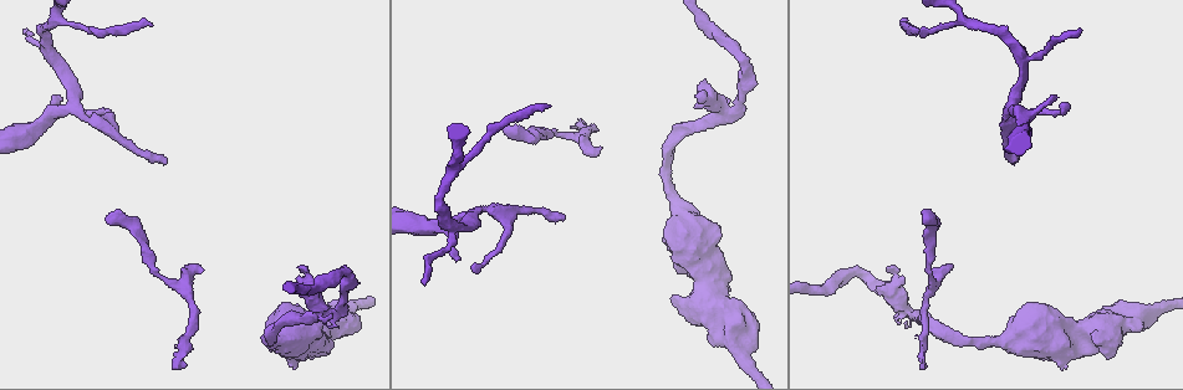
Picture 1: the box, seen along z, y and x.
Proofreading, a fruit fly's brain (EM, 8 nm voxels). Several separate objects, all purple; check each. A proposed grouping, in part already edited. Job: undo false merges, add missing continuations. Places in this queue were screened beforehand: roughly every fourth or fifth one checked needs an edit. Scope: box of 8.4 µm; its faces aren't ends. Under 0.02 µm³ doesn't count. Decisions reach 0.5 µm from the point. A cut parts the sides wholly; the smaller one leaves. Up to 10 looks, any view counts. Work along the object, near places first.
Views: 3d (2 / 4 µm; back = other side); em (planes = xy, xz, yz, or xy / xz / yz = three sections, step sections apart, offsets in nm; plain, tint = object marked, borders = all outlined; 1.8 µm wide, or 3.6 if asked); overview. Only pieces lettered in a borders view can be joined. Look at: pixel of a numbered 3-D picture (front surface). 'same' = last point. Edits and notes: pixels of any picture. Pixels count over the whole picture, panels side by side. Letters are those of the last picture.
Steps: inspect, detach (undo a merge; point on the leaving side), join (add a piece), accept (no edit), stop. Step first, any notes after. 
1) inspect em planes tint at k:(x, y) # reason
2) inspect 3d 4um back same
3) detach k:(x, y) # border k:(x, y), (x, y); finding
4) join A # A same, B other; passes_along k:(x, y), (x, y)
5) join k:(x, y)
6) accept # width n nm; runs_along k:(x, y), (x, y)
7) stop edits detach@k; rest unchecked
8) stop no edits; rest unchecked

inspect 3d 2um at 1:(175, 366) # thin end

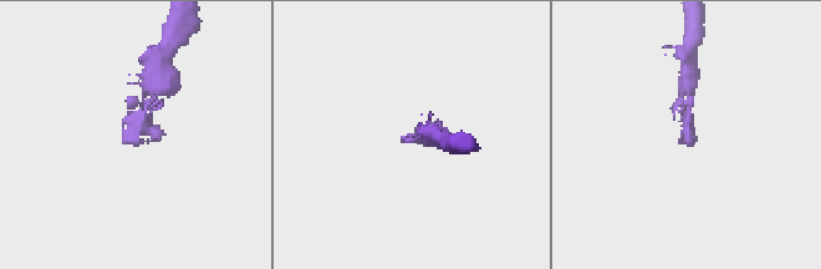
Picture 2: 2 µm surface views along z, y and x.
inspect em xz step 4 tint at 2:(689, 143) # now the EM

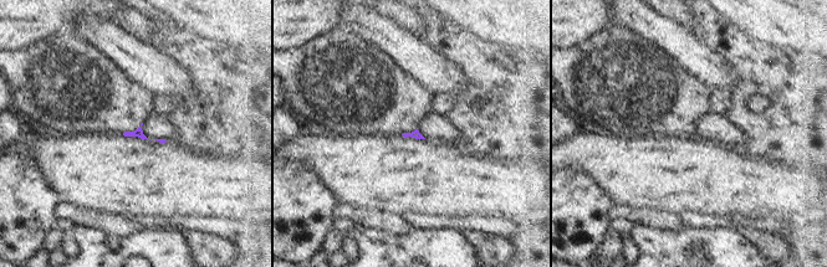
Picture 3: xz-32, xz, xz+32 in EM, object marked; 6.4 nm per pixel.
inspect em planes borders same # cut it another way

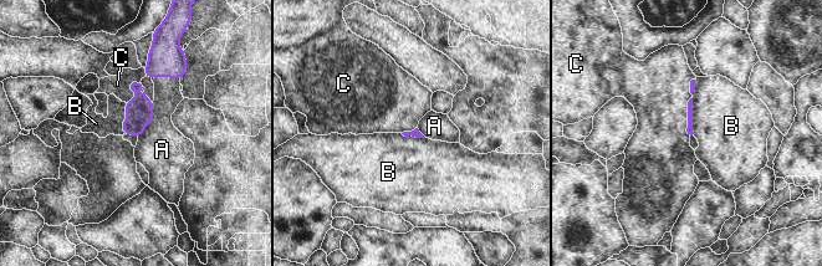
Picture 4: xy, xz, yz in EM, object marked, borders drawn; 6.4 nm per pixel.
join A # A same, B other, C other; passes_along 4:(141, 111), (152, 121), (162, 149); it goes on there

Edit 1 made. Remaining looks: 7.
inspect overview # redraw

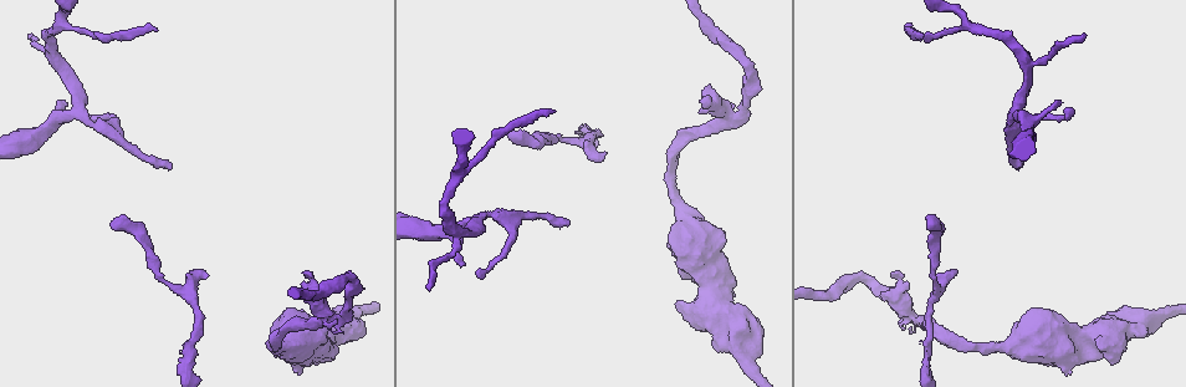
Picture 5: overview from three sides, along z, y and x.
inspect em 3.6um xy step 16 tint at 5:(169, 164)

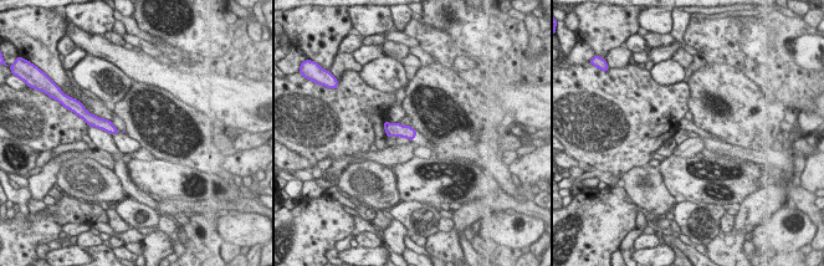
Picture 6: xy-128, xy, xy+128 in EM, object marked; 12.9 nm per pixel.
inspect em 3.6um planes borders same # another direction

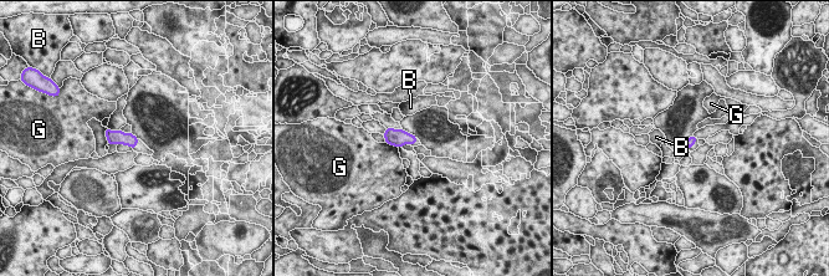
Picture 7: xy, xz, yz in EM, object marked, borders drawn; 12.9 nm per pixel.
accept # B other, G other; border 7:(385, 142), (397, 147); none of them fits

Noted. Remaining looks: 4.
inspect em planes borders at 5:(461, 172) # three-way junction

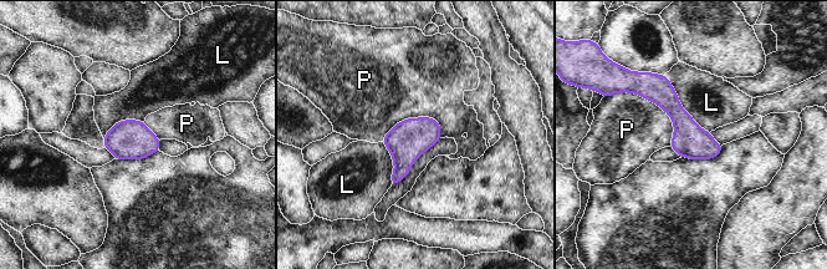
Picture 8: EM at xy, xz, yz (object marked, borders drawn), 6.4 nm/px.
accept # L other, P other; border 8:(664, 75), (682, 108), (709, 132); all the same cell

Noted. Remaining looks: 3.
inspect 3d 4um at 5:(32, 38) # an open end

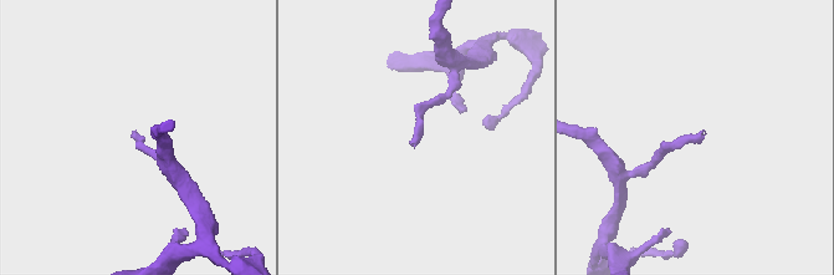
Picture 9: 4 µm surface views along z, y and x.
inspect em planes borders at 9:(414, 142)

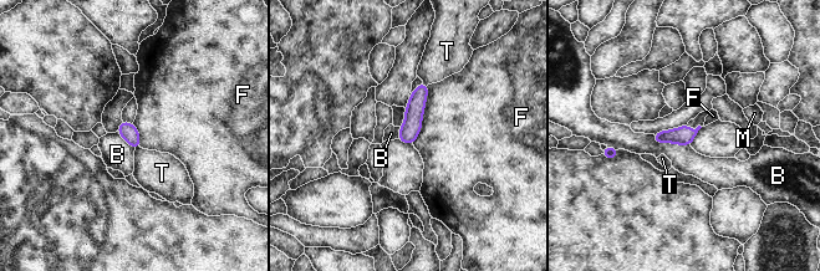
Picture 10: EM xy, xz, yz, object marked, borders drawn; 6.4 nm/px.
join M # width 110 nm; longest_contact F 400 nm; B other, F other, M same, T other; it goes on there

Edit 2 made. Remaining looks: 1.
stop edits join@4, join@10; rest unchecked

